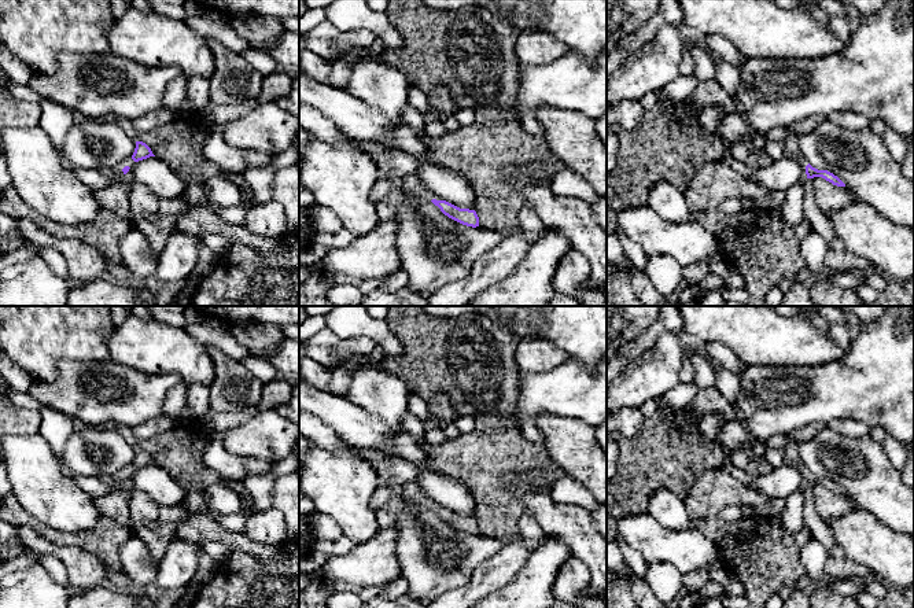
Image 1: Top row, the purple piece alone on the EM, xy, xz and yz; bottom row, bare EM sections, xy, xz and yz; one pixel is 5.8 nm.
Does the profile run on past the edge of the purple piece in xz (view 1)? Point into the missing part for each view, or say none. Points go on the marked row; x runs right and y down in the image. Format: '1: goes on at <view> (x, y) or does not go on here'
1: goes on at xz (412, 184)

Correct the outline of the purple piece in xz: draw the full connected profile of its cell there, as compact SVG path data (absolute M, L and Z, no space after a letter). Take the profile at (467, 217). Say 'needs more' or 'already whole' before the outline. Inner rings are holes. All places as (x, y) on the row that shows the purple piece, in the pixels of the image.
needs more | M412 173L403 177L403 192L432 202L435 206L441 209L441 211L445 215L462 225L472 226L472 228L479 226L479 217L475 210L460 209L446 200L442 200L438 195L431 192L424 185L424 183L420 180L420 176L417 173Z

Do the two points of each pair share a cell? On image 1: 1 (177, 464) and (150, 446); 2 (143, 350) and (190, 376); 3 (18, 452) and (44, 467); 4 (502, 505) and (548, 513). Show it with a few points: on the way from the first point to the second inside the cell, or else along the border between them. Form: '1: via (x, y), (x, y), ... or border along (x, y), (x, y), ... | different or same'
1: via (170, 457), (157, 446) | same
2: via (154, 350), (163, 350), (179, 365) | same
3: via (25, 457), (37, 467) | same
4: border along (529, 478), (516, 483), (516, 496), (524, 511) | different

